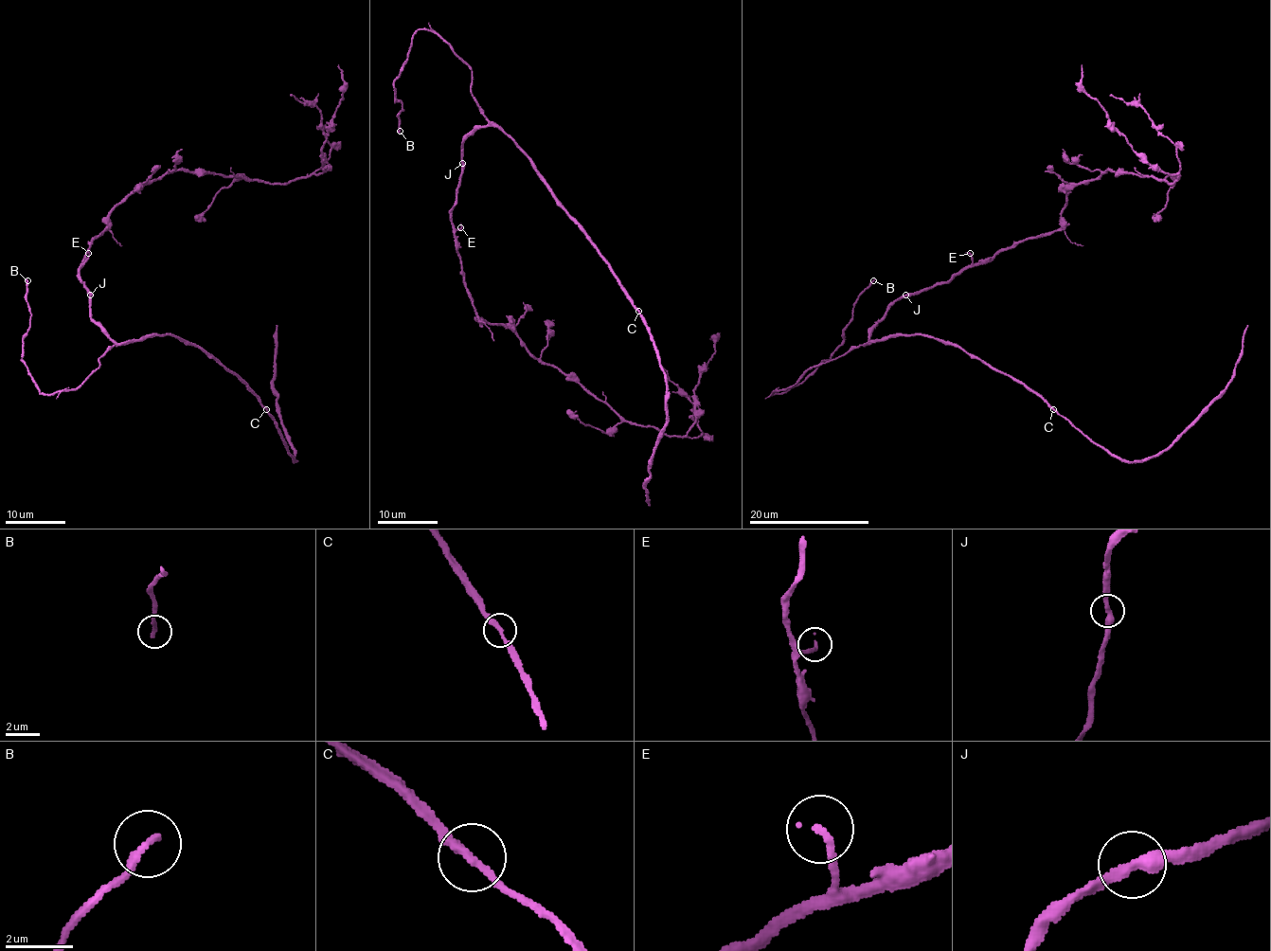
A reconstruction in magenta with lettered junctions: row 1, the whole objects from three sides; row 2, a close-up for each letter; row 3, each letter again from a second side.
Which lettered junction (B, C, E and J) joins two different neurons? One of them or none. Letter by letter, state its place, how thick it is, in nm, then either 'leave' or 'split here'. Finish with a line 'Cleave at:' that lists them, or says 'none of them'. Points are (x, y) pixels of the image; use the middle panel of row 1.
B: place (400, 131); calibre 280 nm; leave
C: place (638, 311); calibre 240 nm; leave
E: place (460, 227); calibre 240 nm; leave
J: place (462, 163); calibre 360 nm; leave
Cleave at: none of them

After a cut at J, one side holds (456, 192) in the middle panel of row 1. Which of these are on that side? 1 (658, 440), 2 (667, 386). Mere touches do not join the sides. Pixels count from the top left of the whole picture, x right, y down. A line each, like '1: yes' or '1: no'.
1: no
2: no

